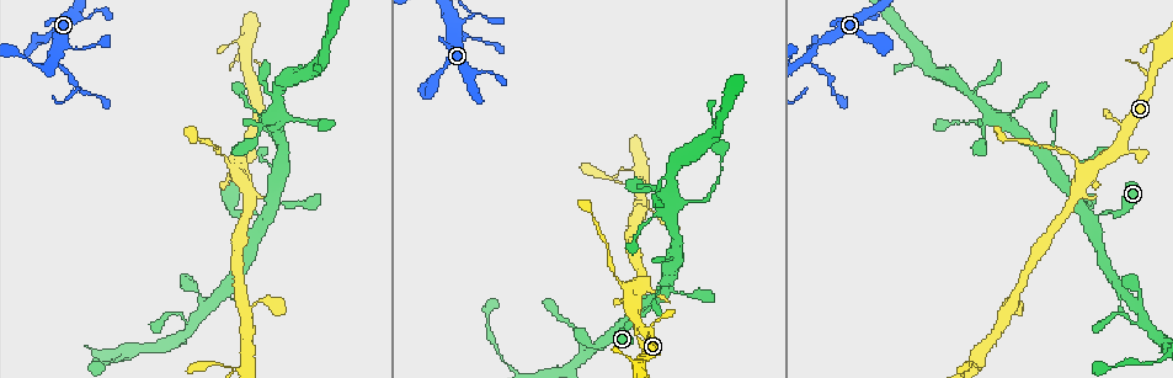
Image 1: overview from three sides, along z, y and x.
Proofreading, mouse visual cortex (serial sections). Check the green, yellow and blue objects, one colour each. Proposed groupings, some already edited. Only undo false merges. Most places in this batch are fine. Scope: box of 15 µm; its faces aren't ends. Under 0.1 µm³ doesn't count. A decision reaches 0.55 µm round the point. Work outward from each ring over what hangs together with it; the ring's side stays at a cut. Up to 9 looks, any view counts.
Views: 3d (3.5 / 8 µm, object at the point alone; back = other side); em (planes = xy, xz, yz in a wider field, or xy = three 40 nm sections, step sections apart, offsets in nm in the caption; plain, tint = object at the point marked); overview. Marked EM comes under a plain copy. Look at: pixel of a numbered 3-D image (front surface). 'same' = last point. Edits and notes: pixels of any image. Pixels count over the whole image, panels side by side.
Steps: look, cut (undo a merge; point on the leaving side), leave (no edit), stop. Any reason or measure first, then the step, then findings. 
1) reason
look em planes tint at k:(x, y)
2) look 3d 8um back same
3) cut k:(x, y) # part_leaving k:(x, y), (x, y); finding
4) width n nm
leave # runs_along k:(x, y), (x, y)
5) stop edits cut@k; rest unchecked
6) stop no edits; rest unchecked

look 3d 3.5um at 1:(448, 15)

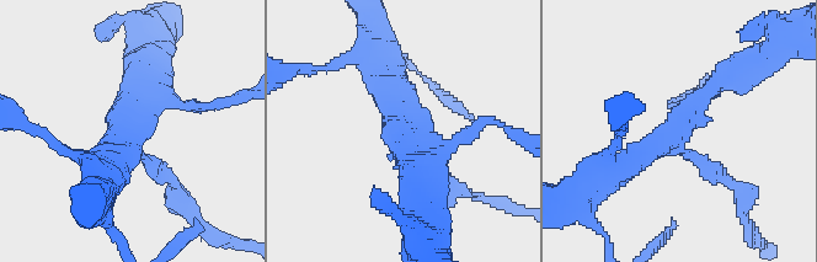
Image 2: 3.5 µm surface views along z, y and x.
arms 3; arm_widths 200, 300, 350 nm; shape alone is not enough
look em planes tint at 2:(675, 141)

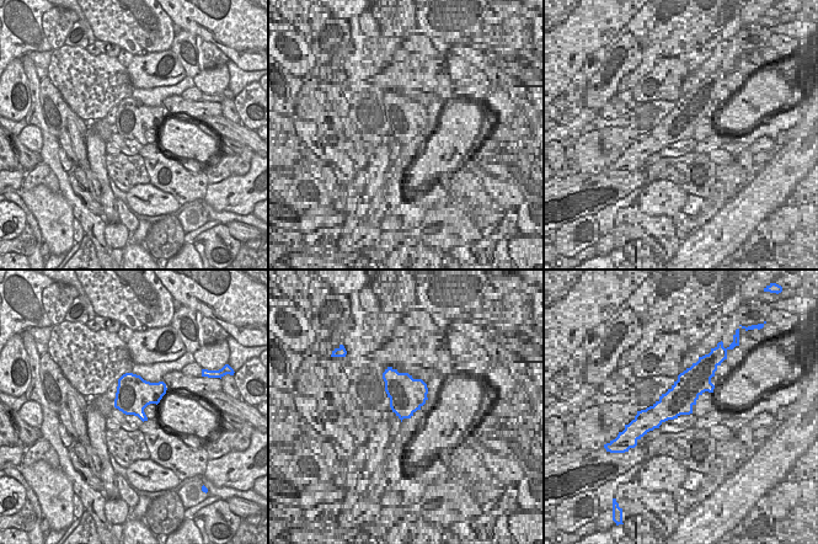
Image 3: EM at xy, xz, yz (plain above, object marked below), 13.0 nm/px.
look em xy step 1 tint same

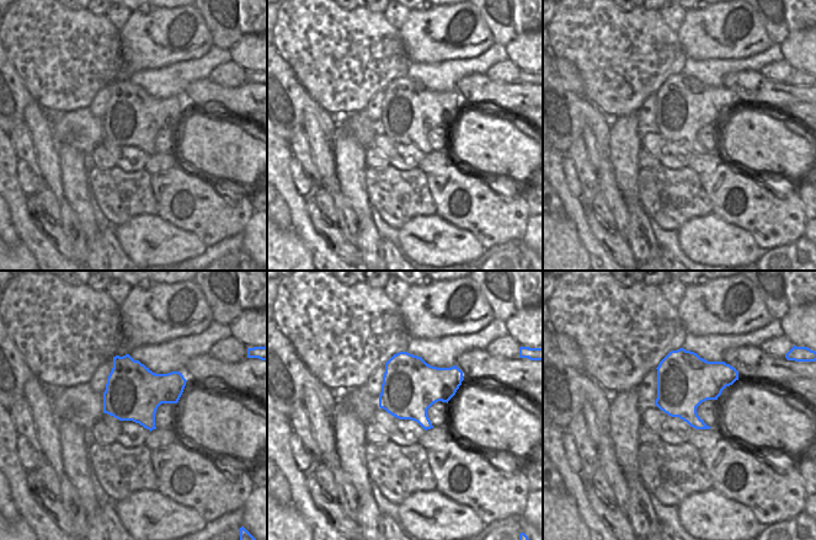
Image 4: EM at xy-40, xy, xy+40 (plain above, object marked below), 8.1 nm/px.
leave # runs_along 2:(722, 79), (674, 139), (612, 158); one cell here

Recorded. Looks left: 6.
a narrow waist
look 3d 8um at 1:(1155, 362)

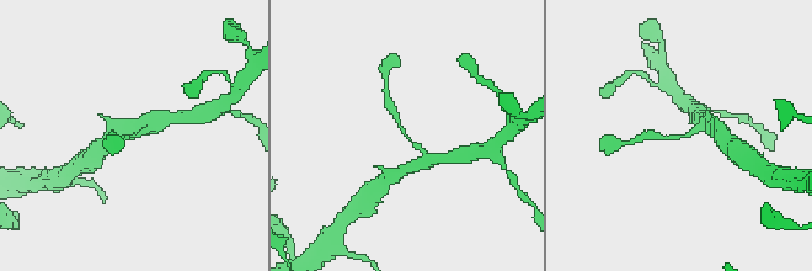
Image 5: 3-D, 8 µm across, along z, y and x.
arm_widths 200, 200 nm
look em xy step 1 tint at 5:(406, 136)

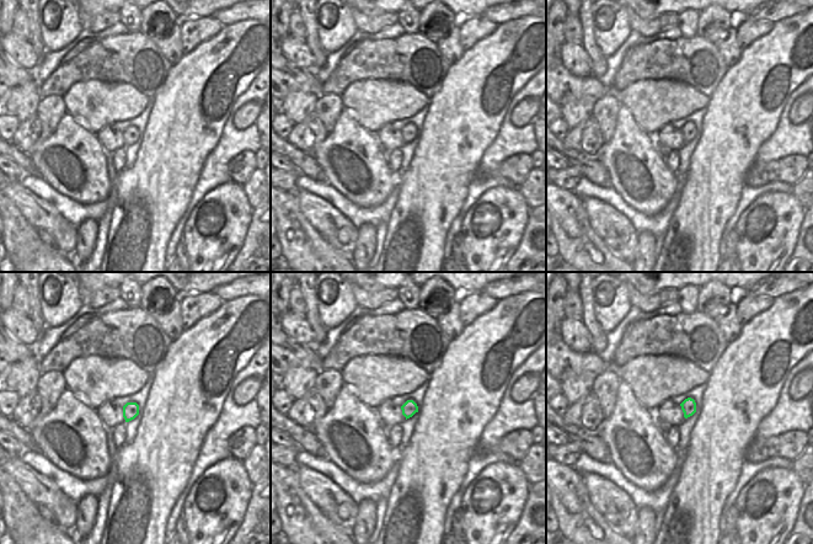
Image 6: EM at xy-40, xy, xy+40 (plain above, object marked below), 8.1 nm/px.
leave # one cell here

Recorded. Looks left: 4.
a narrow waist
look 3d 3.5um at 1:(648, 220)

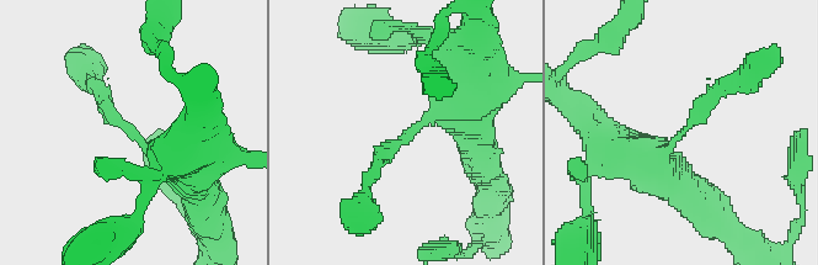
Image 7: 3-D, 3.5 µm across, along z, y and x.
now the EM
look em xy step 1 tint at 7:(411, 127)

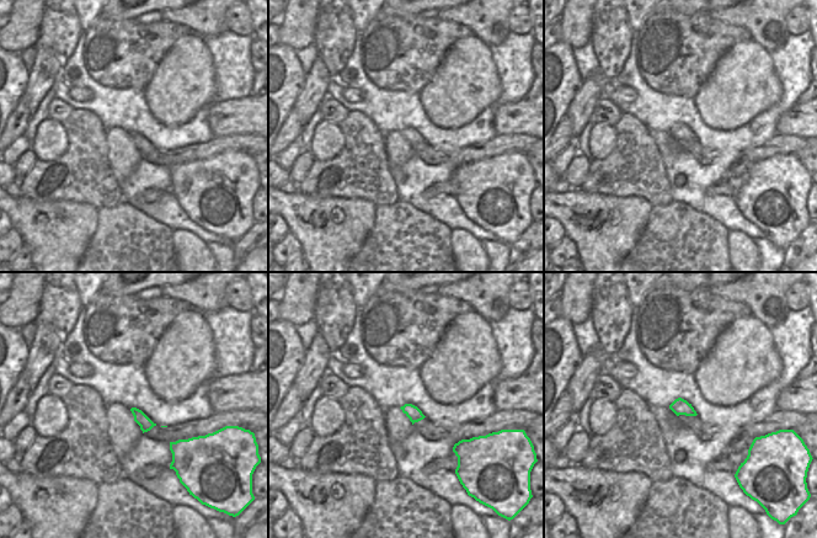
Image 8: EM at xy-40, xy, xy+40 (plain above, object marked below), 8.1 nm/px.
look em xy step 2 tint same

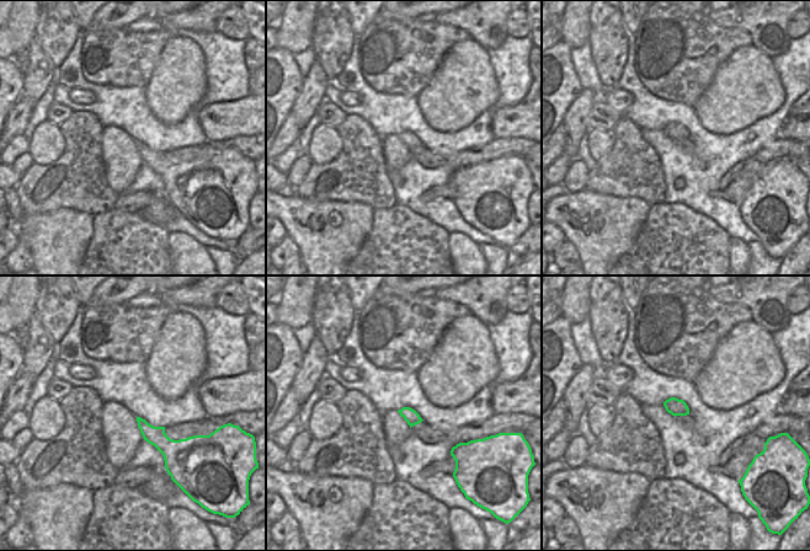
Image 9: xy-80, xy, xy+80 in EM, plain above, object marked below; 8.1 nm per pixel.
leave # runs_along 7:(193, 176), (133, 138), (95, 85); one cell here

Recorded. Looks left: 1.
stop no edits; rest unchecked

